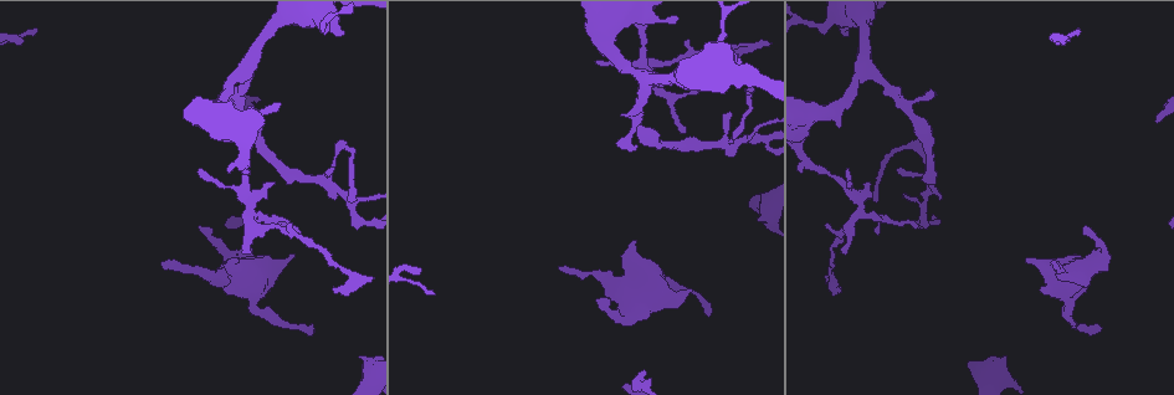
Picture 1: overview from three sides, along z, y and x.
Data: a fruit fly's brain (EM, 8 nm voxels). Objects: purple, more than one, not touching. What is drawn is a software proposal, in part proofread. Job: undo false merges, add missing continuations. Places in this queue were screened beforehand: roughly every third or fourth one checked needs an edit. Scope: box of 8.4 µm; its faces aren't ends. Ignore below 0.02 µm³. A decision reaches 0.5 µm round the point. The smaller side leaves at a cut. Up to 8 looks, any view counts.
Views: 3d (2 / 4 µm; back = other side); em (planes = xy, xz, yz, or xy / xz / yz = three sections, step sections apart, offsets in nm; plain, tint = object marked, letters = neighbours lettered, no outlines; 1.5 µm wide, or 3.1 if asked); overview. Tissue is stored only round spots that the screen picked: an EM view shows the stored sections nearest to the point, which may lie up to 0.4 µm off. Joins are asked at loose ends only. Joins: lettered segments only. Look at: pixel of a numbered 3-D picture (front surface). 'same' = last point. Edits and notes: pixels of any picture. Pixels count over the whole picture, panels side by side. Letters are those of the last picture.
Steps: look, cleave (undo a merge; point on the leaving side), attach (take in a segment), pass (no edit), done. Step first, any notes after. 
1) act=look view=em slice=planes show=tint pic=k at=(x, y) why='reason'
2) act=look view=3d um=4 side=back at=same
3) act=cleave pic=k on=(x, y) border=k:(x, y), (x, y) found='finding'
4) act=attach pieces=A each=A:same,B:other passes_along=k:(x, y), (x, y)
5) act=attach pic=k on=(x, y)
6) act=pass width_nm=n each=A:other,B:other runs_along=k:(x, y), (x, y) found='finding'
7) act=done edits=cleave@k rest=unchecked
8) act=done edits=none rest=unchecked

act=look view=3d um=2 pic=1 at=(728, 113) why='an open end'

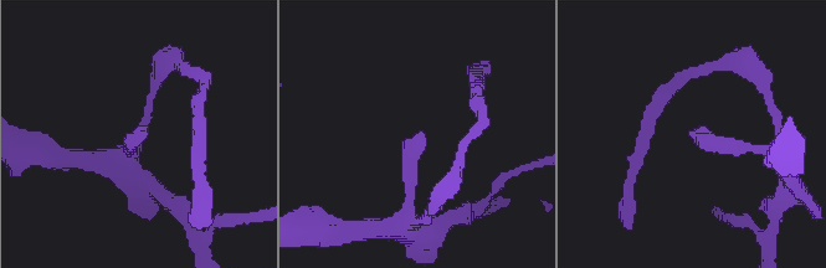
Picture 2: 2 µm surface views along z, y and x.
act=look view=em slice=xy step=8 show=tint pic=2 at=(693, 132) why='shape alone is not enough'

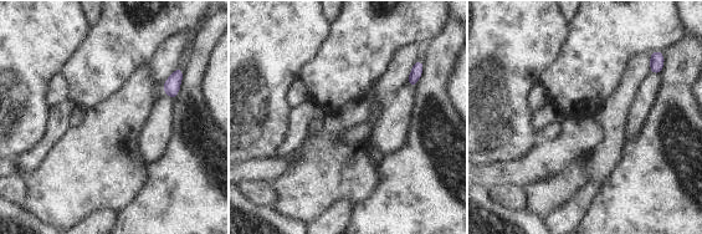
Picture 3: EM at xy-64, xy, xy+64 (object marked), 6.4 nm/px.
act=look view=em slice=planes show=letters at=same

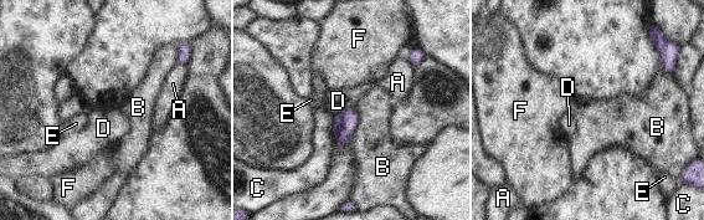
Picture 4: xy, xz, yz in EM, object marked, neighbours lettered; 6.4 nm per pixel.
act=pass width_nm=150 each=A:other,B:other,C:other,D:other,E:other,F:other border=4:(353, 106), (333, 116) found='no lettered segment goes on from it'

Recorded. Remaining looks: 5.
act=look view=em slice=xy step=8 show=letters pic=1 at=(561, 266) why='an open end'

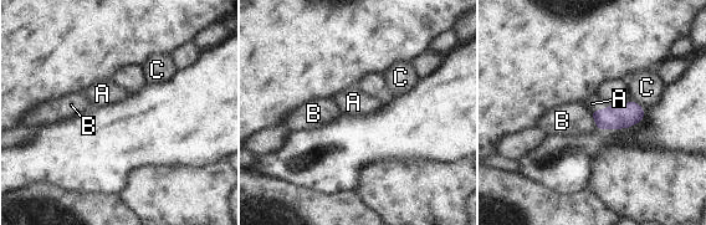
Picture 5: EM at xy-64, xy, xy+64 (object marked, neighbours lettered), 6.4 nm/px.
act=look view=em slice=planes show=letters at=same why='another direction'

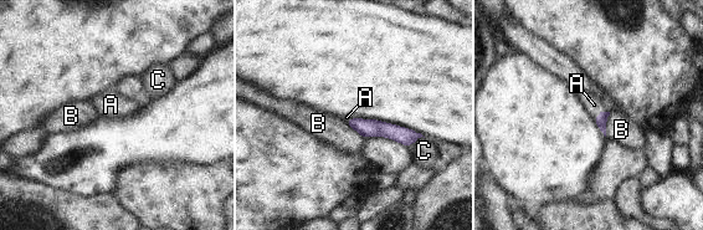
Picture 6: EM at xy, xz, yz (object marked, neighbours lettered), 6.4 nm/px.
act=attach pieces=A longest_contact=B:160nm each=A:same,B:other,C:other passes_along=6:(601, 118), (600, 112), (594, 105) found='it goes on there'

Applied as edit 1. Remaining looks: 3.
act=done edits=attach@6 rest=unchecked

